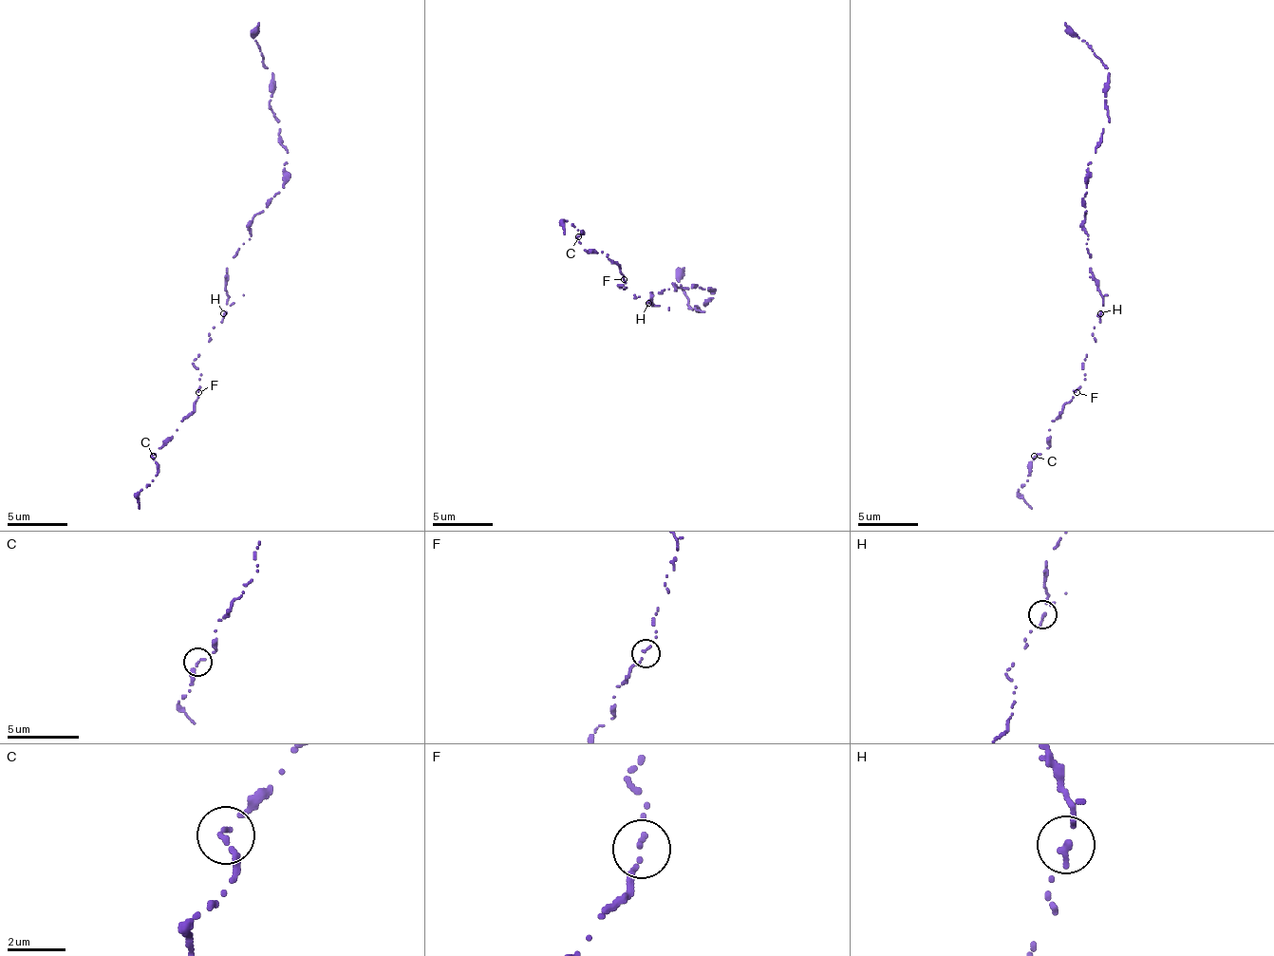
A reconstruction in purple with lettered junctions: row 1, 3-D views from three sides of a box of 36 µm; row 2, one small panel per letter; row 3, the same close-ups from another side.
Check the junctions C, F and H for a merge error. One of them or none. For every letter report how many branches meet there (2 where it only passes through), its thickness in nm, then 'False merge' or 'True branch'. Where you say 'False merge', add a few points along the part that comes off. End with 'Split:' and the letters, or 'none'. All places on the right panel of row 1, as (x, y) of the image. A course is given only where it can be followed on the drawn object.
C: Branches: 1. Thickness 280 nm. True branch
F: Branches: 1. Thickness 200 nm. True branch
H: Branches: 1. Thickness 220 nm. False merge. Course of the part to remove: (1100, 314), (1104, 299), (1089, 269), (1089, 238), (1082, 220), (1085, 168), (1110, 123), (1110, 71), (1064, 23)
Split: H

